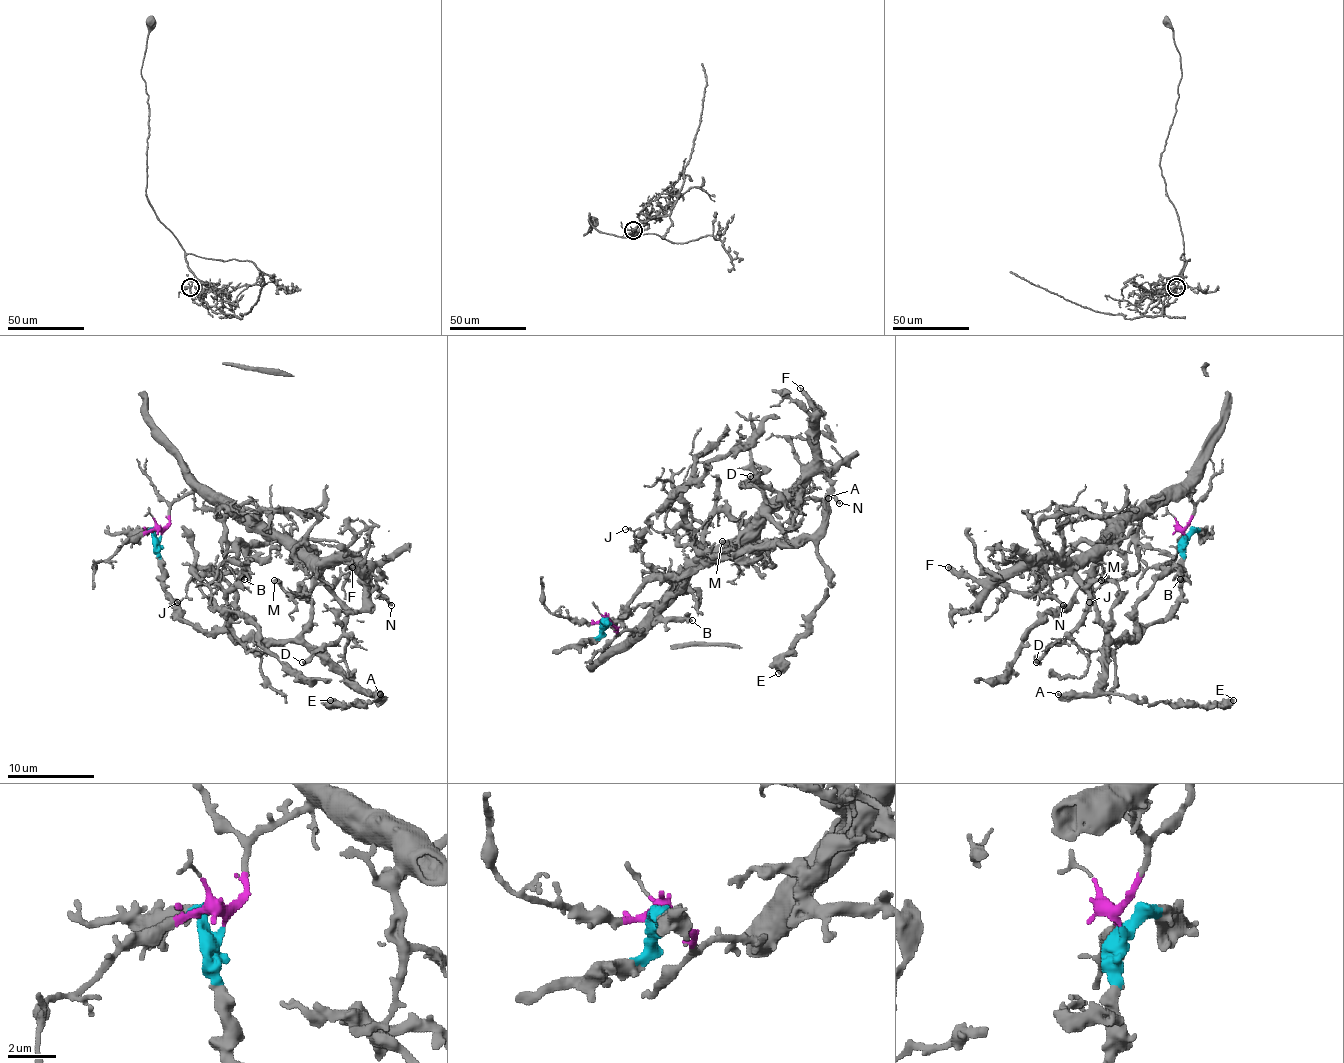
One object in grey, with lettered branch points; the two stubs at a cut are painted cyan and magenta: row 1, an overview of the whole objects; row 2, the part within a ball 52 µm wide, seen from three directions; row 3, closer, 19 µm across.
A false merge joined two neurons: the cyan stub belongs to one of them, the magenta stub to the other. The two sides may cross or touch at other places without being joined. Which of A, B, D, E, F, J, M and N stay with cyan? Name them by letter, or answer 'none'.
A, B, E, M

